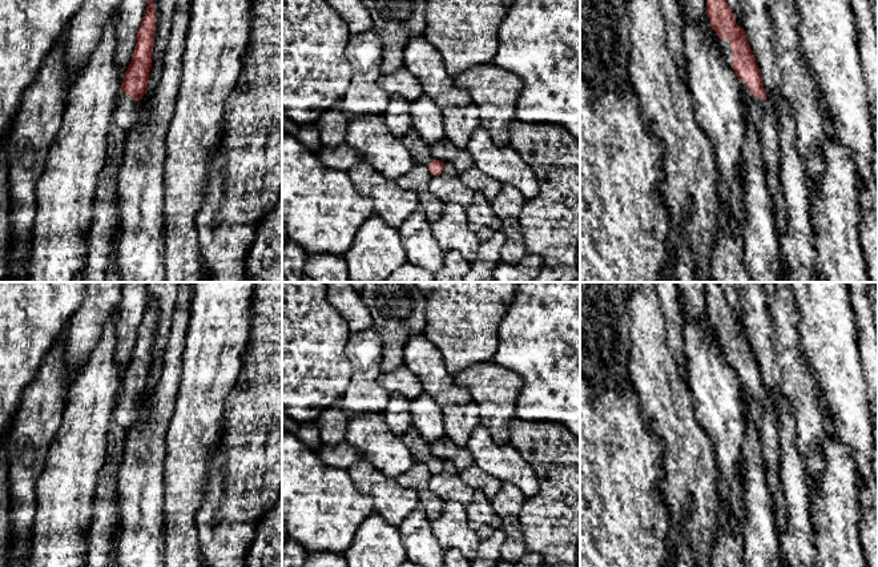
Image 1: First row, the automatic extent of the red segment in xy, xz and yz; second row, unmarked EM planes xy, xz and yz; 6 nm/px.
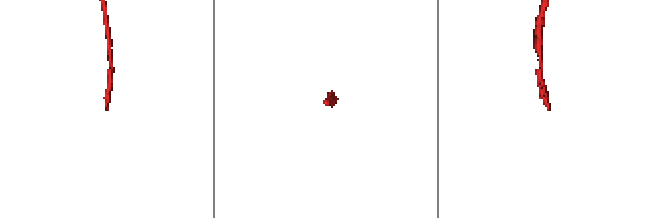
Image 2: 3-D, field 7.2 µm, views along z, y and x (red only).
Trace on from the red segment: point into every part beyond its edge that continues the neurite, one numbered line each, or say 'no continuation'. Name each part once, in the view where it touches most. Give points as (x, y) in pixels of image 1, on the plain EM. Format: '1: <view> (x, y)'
1: yz (725, 342)

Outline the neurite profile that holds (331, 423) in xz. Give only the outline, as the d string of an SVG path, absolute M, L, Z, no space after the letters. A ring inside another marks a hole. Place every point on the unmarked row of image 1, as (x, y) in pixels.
M333 406L325 409L315 421L322 445L335 446L345 441L349 417L342 409Z

